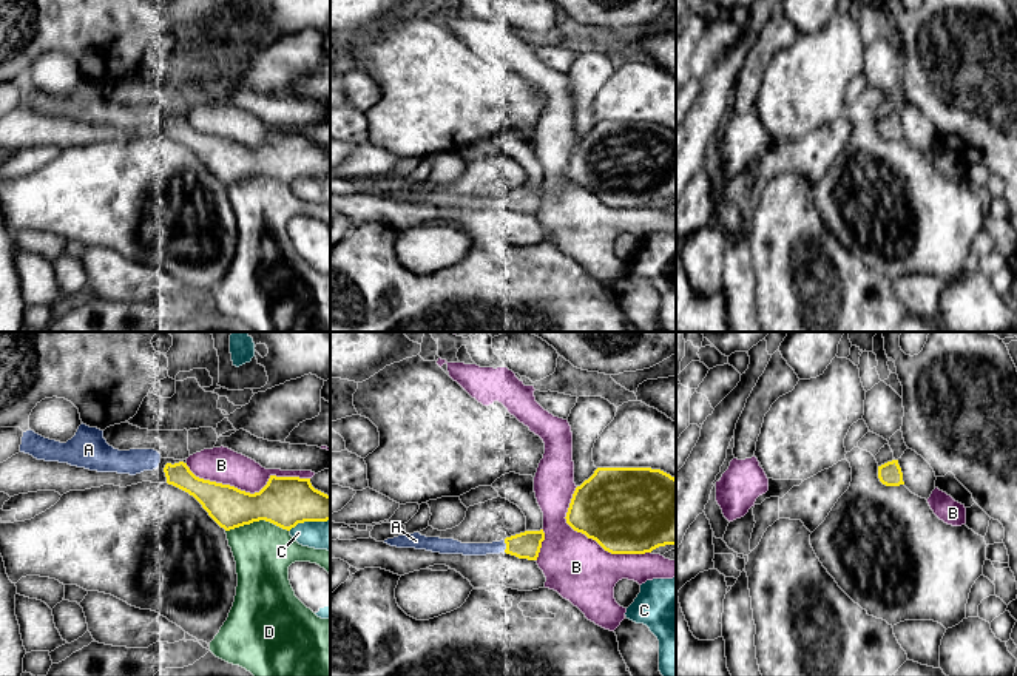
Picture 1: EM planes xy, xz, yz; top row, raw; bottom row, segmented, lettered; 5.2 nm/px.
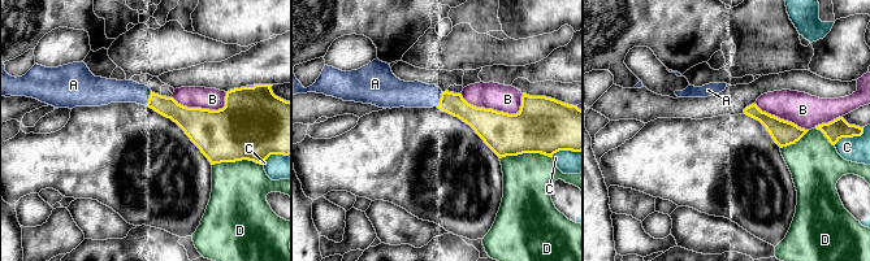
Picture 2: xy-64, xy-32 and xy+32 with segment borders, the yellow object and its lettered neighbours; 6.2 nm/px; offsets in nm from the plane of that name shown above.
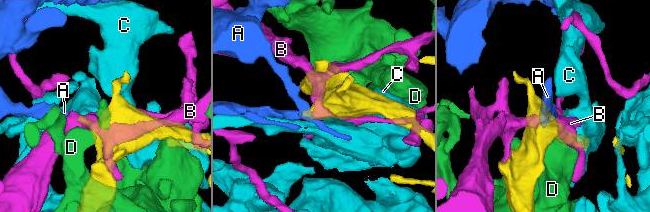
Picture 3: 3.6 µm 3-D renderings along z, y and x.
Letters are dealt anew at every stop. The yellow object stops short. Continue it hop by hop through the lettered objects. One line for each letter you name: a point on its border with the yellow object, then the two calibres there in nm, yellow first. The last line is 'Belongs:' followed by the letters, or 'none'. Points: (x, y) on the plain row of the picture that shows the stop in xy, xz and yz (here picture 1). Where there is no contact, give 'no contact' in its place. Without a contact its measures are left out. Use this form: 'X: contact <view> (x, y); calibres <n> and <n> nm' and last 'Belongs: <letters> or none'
Belongs: none

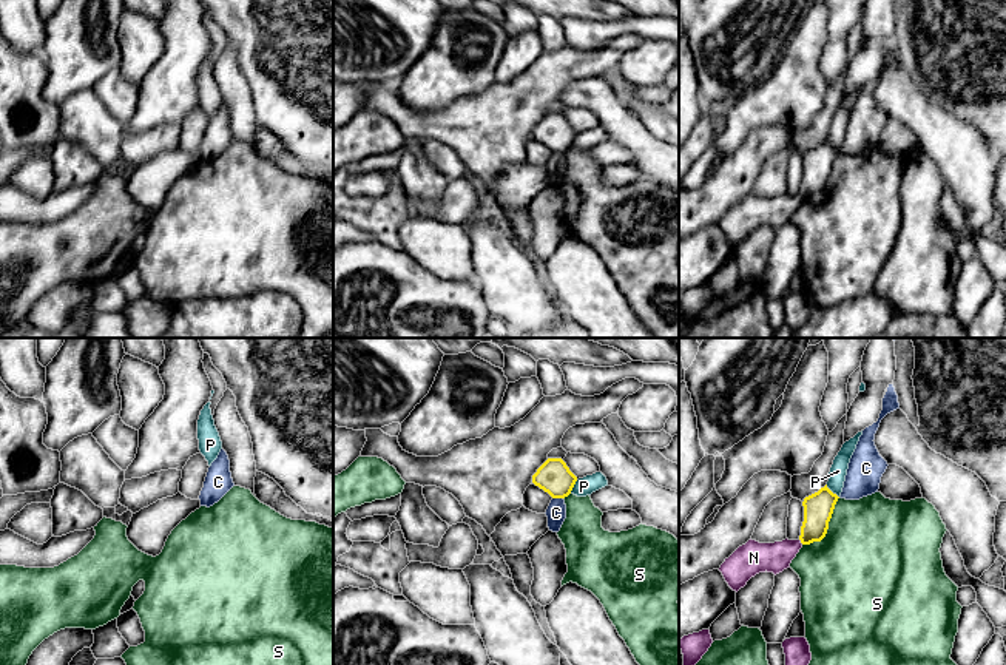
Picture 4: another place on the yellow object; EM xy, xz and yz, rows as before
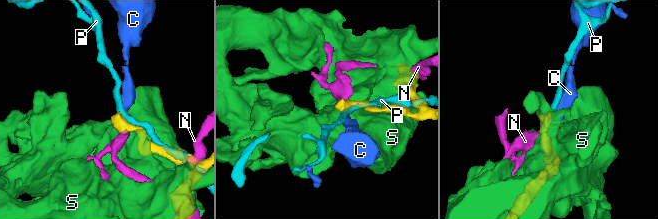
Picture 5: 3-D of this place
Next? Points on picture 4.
Belongs: none

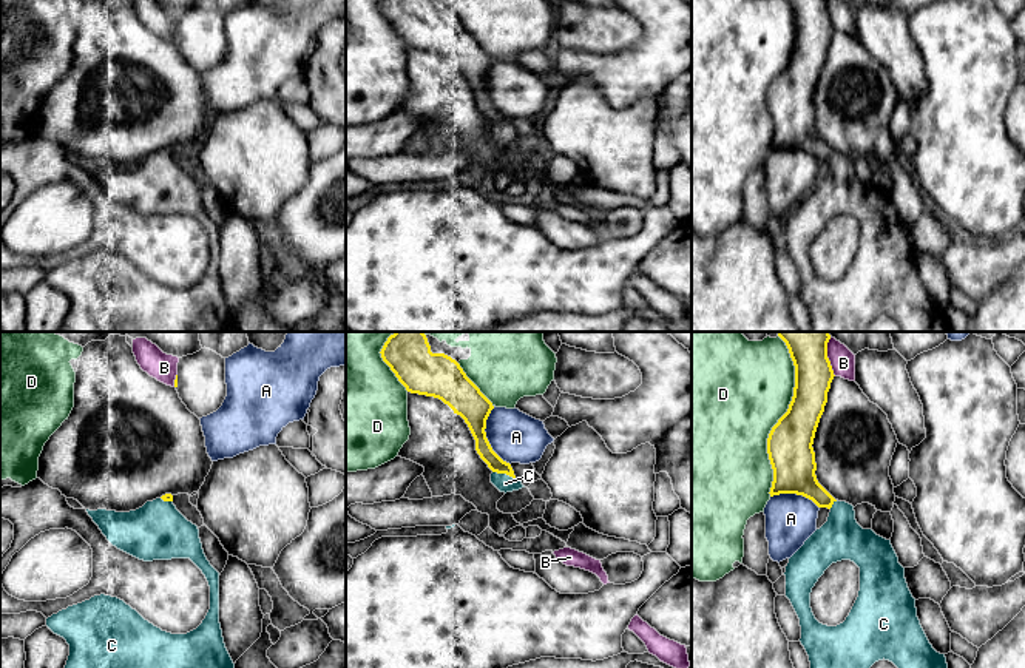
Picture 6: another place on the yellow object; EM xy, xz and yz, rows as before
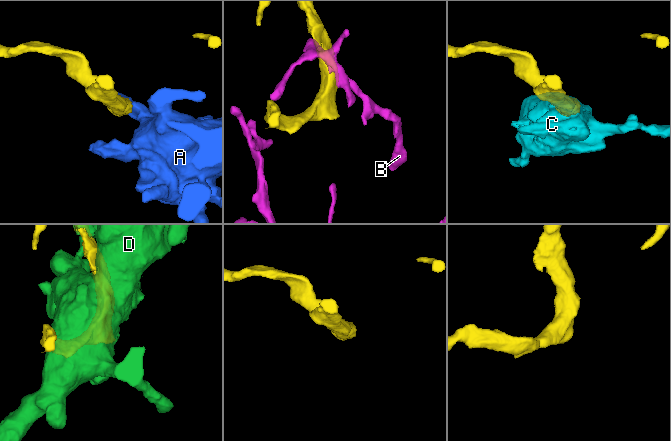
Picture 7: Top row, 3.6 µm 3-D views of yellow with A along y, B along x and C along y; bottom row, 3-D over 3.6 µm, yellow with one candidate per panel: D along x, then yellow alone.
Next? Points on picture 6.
C: contact xz (504, 127); calibres 80 and 90 nm
Belongs: C

